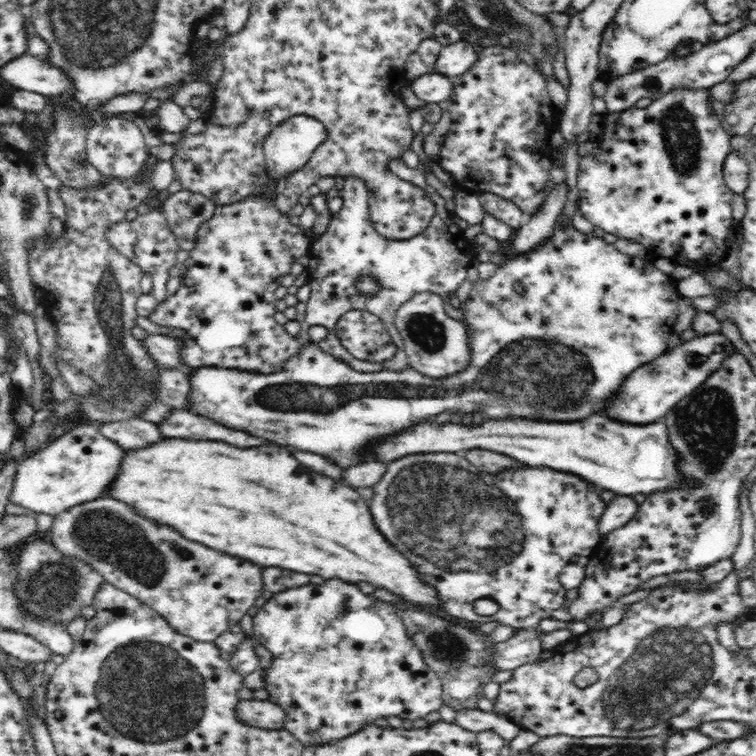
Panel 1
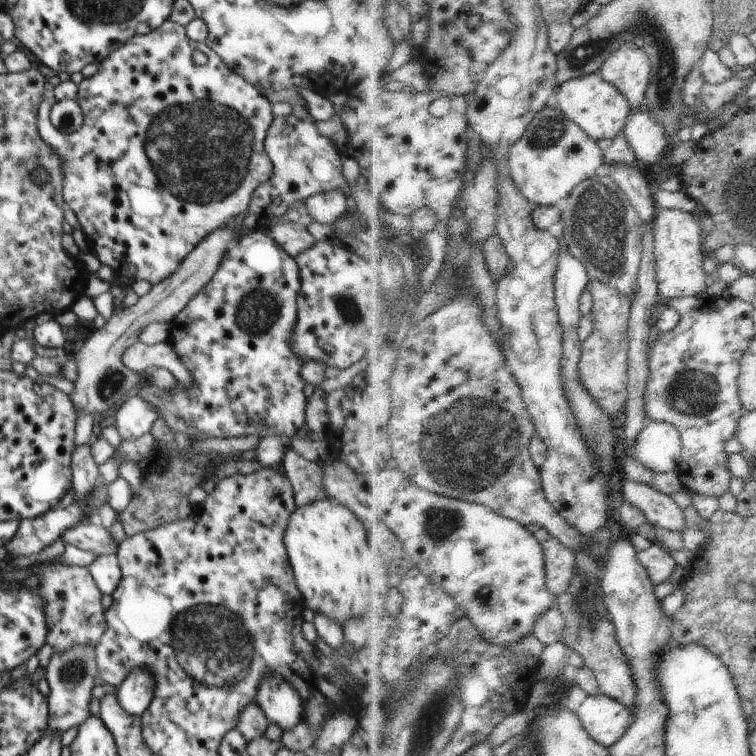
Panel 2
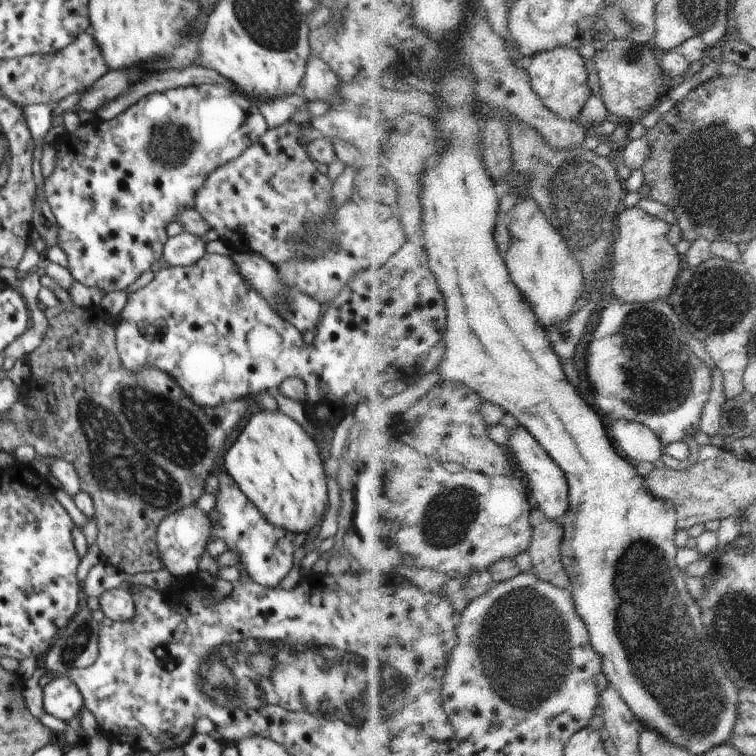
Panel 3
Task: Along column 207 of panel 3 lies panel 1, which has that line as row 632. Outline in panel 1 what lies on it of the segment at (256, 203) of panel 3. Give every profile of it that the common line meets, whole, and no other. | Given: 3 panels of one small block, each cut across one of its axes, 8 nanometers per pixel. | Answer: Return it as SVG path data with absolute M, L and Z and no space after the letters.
M98 498L84 502L53 517L51 529L47 534L50 543L64 552L66 556L78 556L98 571L104 582L132 594L154 608L166 618L168 625L179 634L184 634L198 642L215 642L216 638L230 627L239 624L241 618L256 605L263 588L262 569L257 564L232 557L226 553L208 548L203 544L188 542L176 530L166 526L156 526L138 514L132 514L128 506L112 498Z

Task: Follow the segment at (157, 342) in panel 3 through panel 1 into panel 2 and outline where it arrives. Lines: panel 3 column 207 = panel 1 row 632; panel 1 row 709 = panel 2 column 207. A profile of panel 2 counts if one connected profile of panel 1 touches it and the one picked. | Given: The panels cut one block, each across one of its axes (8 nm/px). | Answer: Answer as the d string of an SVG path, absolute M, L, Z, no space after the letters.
M258 230L252 231L247 235L244 235L235 245L230 247L230 250L224 254L214 278L208 281L208 284L204 285L204 288L200 292L196 293L196 296L186 304L186 308L174 318L169 324L170 336L168 336L168 342L171 343L173 351L179 356L182 364L188 368L190 376L194 378L194 384L192 388L182 388L178 383L178 388L169 392L168 390L162 390L160 386L154 385L154 383L146 382L139 388L136 393L144 402L148 402L152 408L158 410L160 418L170 426L170 430L174 432L180 432L194 440L206 440L212 438L230 438L239 436L248 436L249 434L258 434L260 438L267 437L272 434L274 436L280 436L284 440L290 440L297 434L298 430L305 426L305 408L307 404L307 398L304 397L305 382L302 380L301 368L303 365L302 360L294 354L292 350L292 330L296 326L296 302L300 292L301 280L299 275L299 266L295 258L292 258L272 237L270 237L267 231Z

